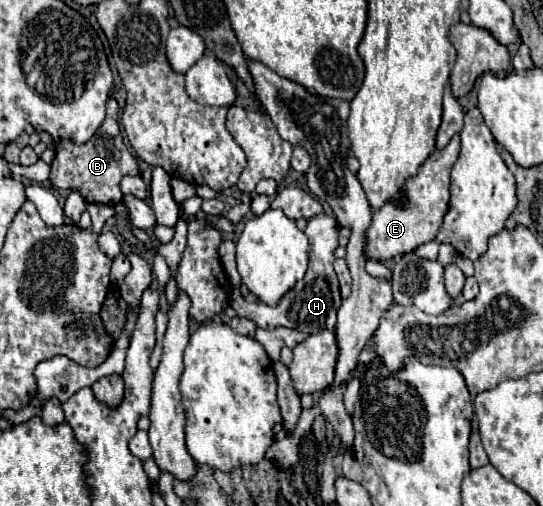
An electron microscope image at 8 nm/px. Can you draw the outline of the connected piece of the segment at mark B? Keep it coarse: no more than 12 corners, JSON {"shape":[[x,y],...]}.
{"shape":[[113,98],[85,142],[59,140],[57,190],[89,204],[117,204],[123,176],[139,174],[125,148]]}

